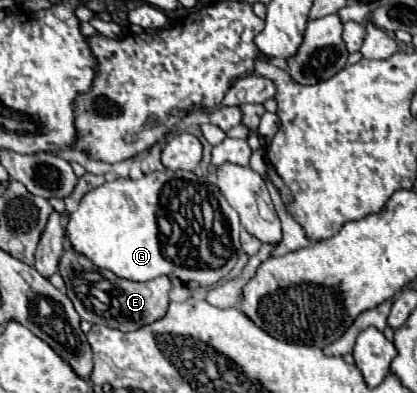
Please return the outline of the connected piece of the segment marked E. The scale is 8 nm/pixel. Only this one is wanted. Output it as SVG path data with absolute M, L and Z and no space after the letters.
M70 244L64 248L58 272L66 282L68 298L72 300L76 312L82 320L88 320L90 324L104 324L108 328L130 332L138 330L140 326L146 326L148 322L154 322L156 318L162 318L168 310L170 280L166 276L158 276L148 282L130 282L112 274L110 270L94 266Z

